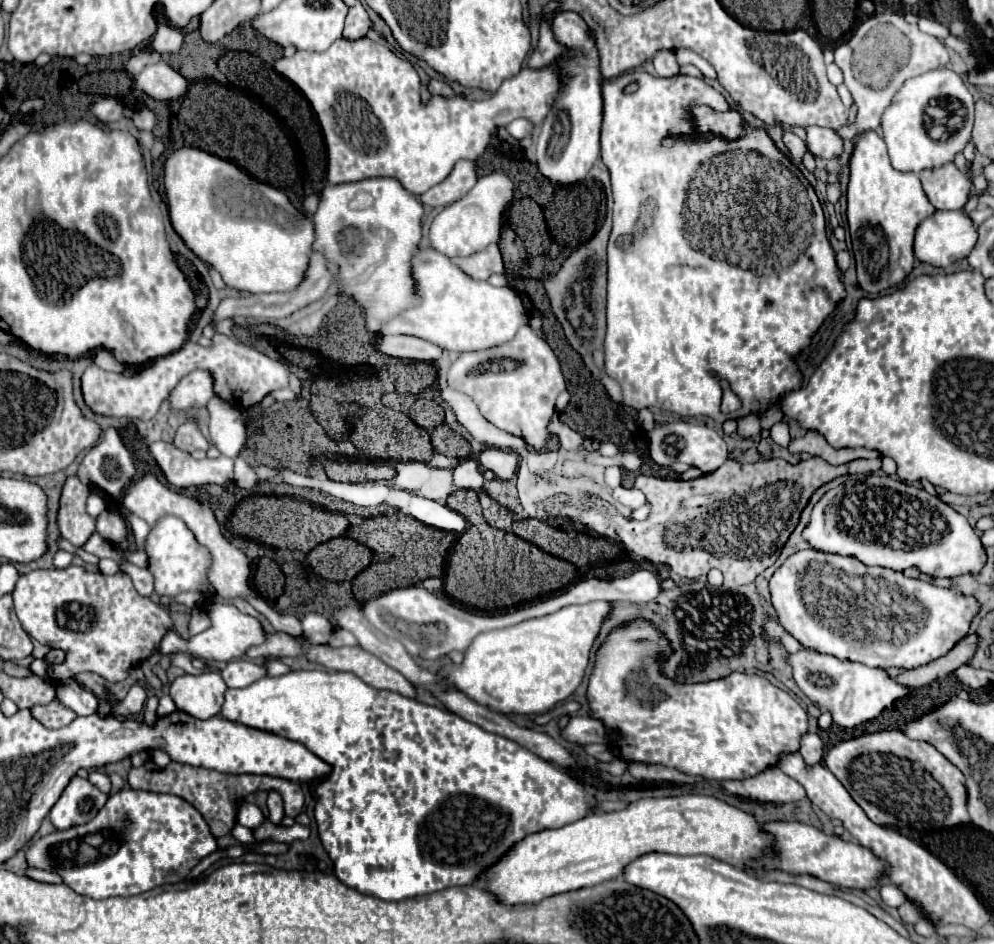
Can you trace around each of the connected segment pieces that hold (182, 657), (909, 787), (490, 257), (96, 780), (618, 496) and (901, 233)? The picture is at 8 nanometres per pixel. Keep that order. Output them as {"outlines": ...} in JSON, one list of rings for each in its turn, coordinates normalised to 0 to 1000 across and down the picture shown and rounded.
{"outlines":[[[[172,692],[172,694],[170,694],[170,700],[172,700],[172,704],[184,709],[186,713],[200,715],[200,713],[206,713],[206,711],[208,711],[208,709],[196,709],[196,707],[192,704],[192,694],[190,694],[190,692]]],[[[902,774],[866,779],[836,791],[830,802],[830,810],[882,874],[900,874],[904,878],[916,876],[927,880],[975,872],[969,819],[931,785],[912,783]]],[[[492,260],[488,266],[476,268],[474,272],[458,272],[456,276],[476,296],[492,296],[496,289],[508,289],[500,260]]],[[[90,817],[90,827],[92,827],[96,834],[100,834],[104,840],[110,840],[110,836],[112,836],[110,823],[108,823],[106,819],[102,819],[102,817]]],[[[627,515],[620,516],[616,522],[616,526],[621,533],[629,535],[629,537],[635,539],[635,541],[639,541],[639,539],[643,539],[645,535],[651,533],[651,531],[649,531],[649,524],[647,524],[645,520],[641,520],[641,518],[629,518]]],[[[880,139],[862,143],[854,168],[852,234],[862,276],[862,296],[870,310],[884,313],[908,298],[919,285],[919,251],[923,238],[941,226],[921,183],[906,183],[896,177],[890,149]]]]}

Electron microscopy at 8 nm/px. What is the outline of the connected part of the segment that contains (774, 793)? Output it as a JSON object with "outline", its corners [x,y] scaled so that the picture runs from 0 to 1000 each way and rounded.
{"outline":[[[774,813],[768,819],[754,825],[725,827],[723,832],[737,842],[762,849],[776,849],[776,851],[796,851],[796,849],[806,849],[810,844],[808,832],[786,819],[782,813]]]}

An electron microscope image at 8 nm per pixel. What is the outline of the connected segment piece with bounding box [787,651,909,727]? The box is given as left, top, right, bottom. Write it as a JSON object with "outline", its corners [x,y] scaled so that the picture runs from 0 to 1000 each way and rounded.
{"outline":[[[802,690],[792,692],[792,702],[798,709],[798,719],[804,730],[826,751],[834,751],[838,757],[838,766],[846,770],[862,770],[874,762],[880,762],[890,749],[898,747],[900,740],[914,734],[912,728],[900,724],[888,709],[878,709],[868,702],[844,700],[836,694]]]}

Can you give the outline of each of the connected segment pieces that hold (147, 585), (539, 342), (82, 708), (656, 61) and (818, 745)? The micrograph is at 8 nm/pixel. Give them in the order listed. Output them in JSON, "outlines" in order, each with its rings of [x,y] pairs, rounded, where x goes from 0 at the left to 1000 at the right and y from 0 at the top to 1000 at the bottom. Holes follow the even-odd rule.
{"outlines":[[[[122,596],[122,605],[126,605],[134,613],[134,620],[140,630],[150,632],[154,628],[154,609],[148,603],[140,603],[132,596]]],[[[526,344],[518,359],[508,365],[466,374],[452,391],[452,408],[470,416],[480,427],[490,446],[506,457],[526,463],[528,469],[534,471],[540,480],[544,480],[554,467],[550,450],[558,438],[560,418],[570,410],[556,370],[532,344]],[[510,380],[516,382],[516,391],[510,391]],[[494,385],[502,385],[500,393],[494,389]]],[[[75,719],[59,724],[55,728],[55,738],[57,738],[57,743],[61,743],[61,747],[75,753],[77,757],[92,757],[100,749],[98,738],[90,730],[81,728]]],[[[661,54],[657,60],[657,69],[663,82],[677,82],[683,77],[683,69],[677,54]]],[[[812,774],[812,776],[806,781],[806,793],[804,793],[804,798],[808,800],[808,804],[810,804],[812,810],[824,808],[826,802],[828,802],[828,787],[826,787],[824,779]]]]}

